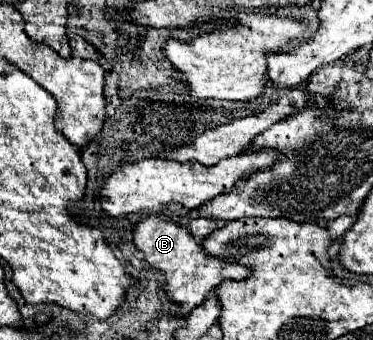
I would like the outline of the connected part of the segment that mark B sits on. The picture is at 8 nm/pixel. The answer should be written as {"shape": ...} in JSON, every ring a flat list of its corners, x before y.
{"shape":[[150,215,134,225,134,245,144,253,144,259,158,271,166,275,164,291,172,303,178,305,174,315,188,315,194,307,198,307,210,291,214,291,224,277,220,271,224,269,224,261,216,257,208,257,202,251,202,245,190,235,190,231,178,223,174,223,166,215]]}

